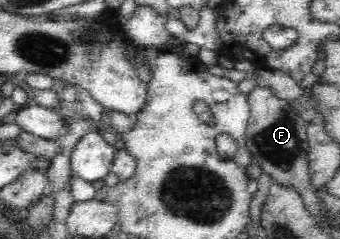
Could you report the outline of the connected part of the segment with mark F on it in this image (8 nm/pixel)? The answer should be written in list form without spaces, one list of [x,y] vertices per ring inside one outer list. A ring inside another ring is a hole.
[[[255,86],[248,94],[248,102],[250,105],[250,116],[248,124],[245,128],[245,141],[248,150],[252,153],[253,162],[257,162],[258,166],[264,173],[270,175],[276,184],[286,183],[292,185],[300,195],[302,195],[304,204],[306,204],[308,212],[314,216],[319,213],[319,200],[317,200],[316,191],[312,190],[309,176],[306,153],[308,150],[308,135],[305,129],[306,121],[302,119],[300,113],[292,106],[292,103],[284,98],[278,98],[270,86]]]

